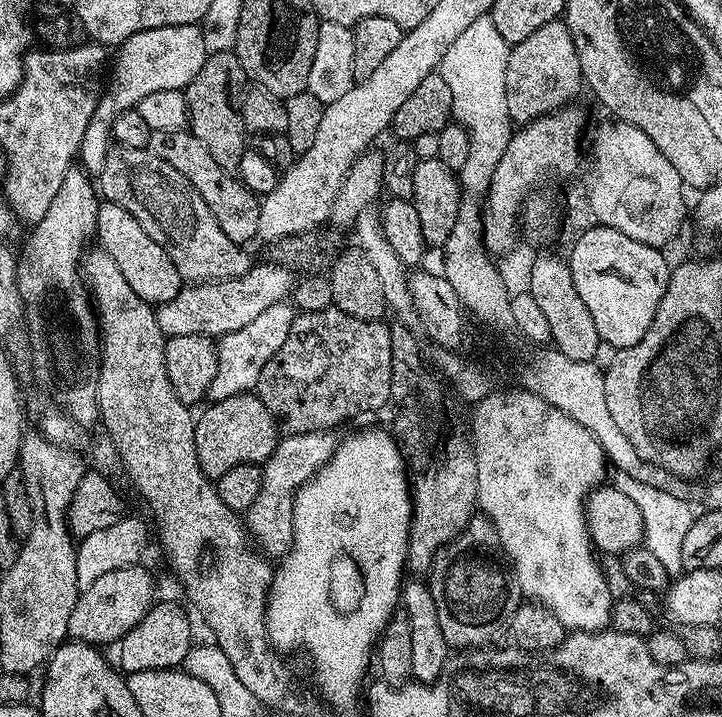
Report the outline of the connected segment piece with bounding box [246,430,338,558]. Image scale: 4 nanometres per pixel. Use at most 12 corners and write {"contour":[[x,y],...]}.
{"contour":[[335,431],[277,439],[246,513],[269,557],[292,547],[296,491],[334,454]]}

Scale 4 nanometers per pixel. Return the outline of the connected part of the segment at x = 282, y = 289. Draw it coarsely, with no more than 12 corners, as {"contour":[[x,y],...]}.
{"contour":[[290,268],[189,283],[156,308],[165,338],[219,338],[285,303]]}

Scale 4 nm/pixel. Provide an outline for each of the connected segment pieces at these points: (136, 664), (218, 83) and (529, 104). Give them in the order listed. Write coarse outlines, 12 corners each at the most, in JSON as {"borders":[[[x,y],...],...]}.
{"borders":[[[157,599],[119,640],[121,673],[180,668],[189,609]],[[235,51],[207,55],[186,87],[188,124],[218,166],[245,151],[232,104]],[[563,19],[509,47],[506,110],[529,124],[571,105],[578,50]]]}

